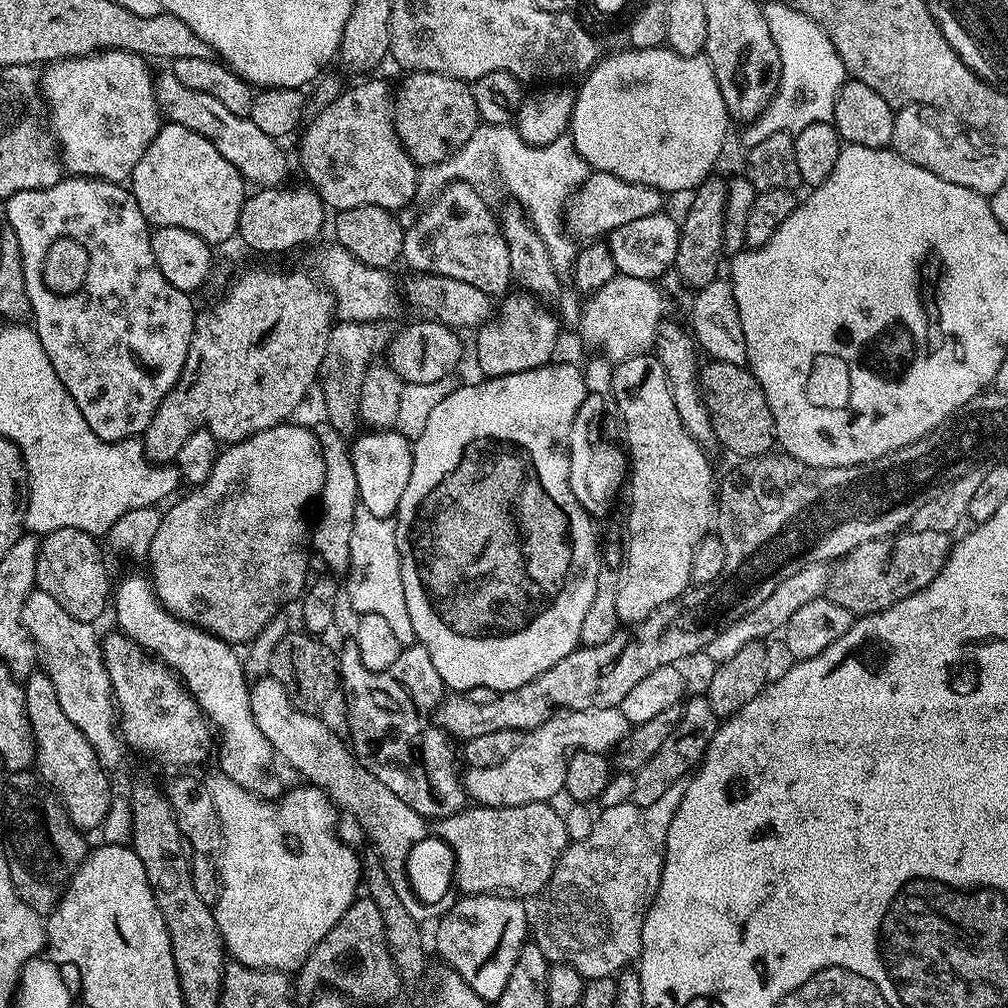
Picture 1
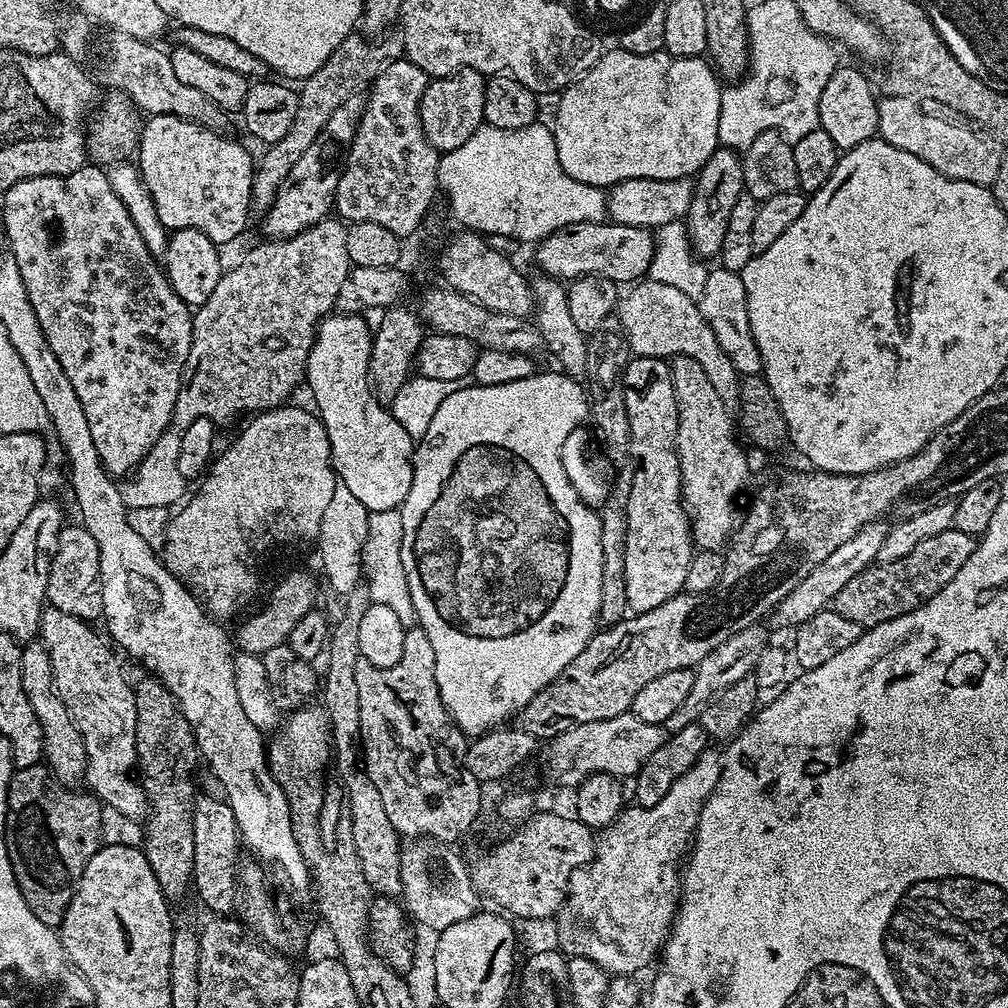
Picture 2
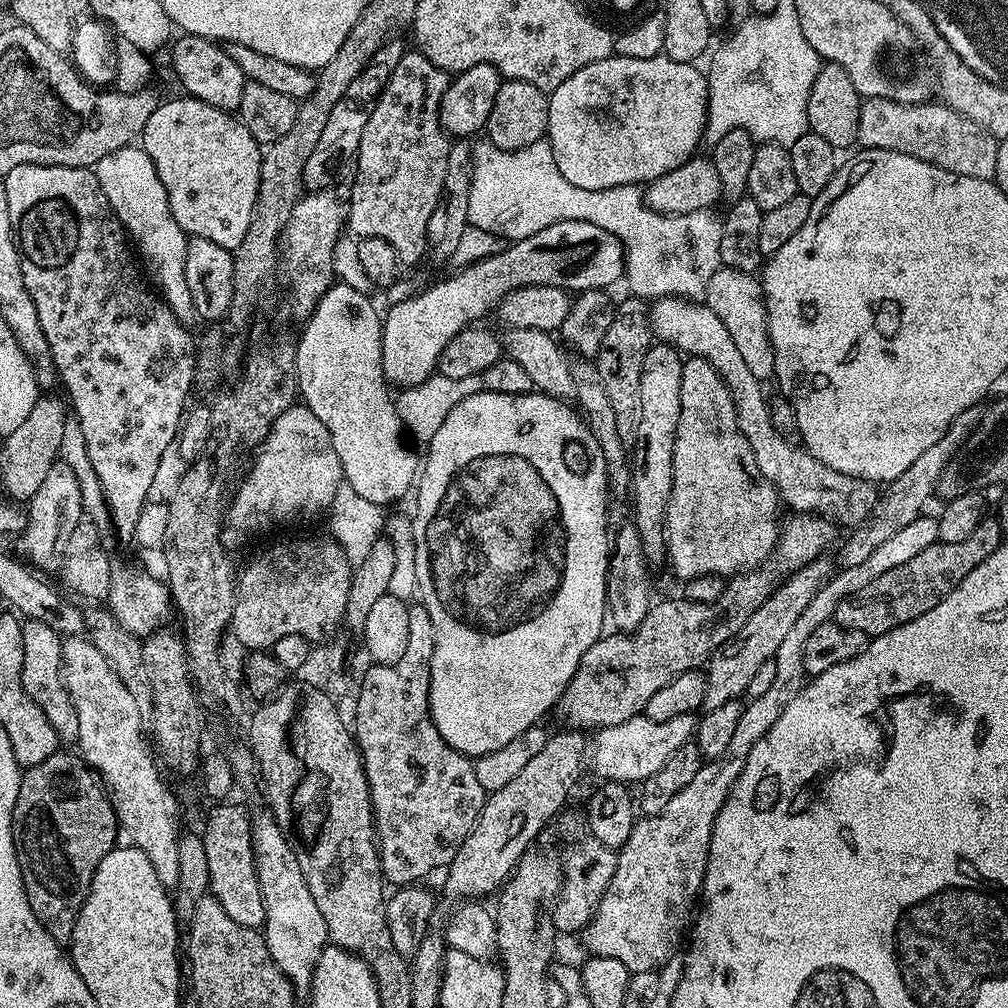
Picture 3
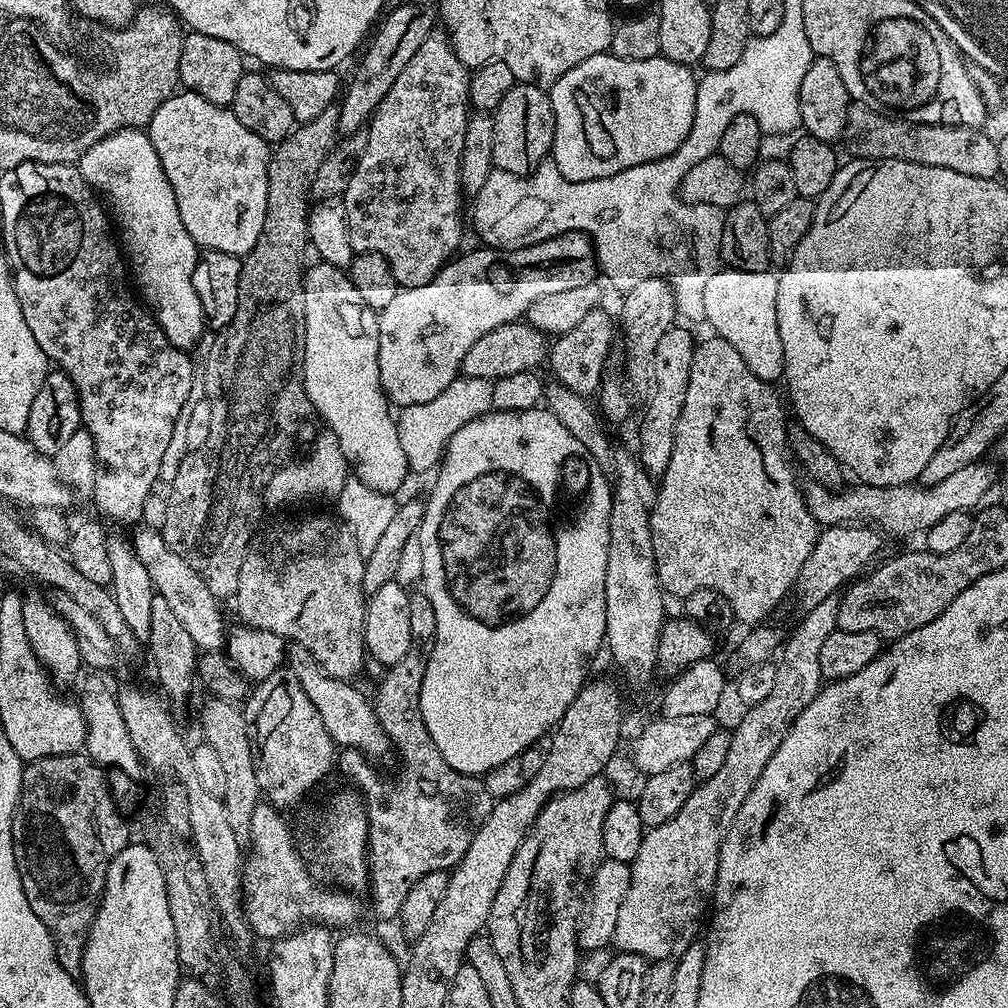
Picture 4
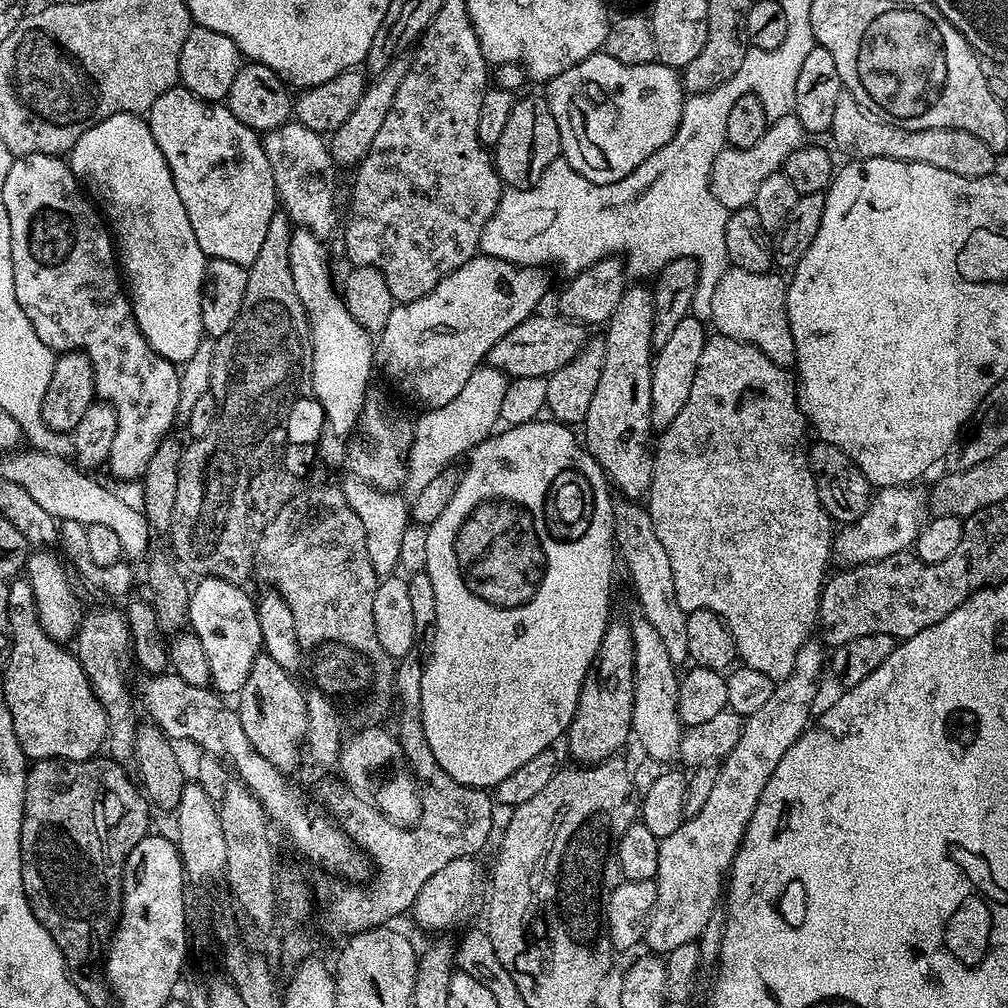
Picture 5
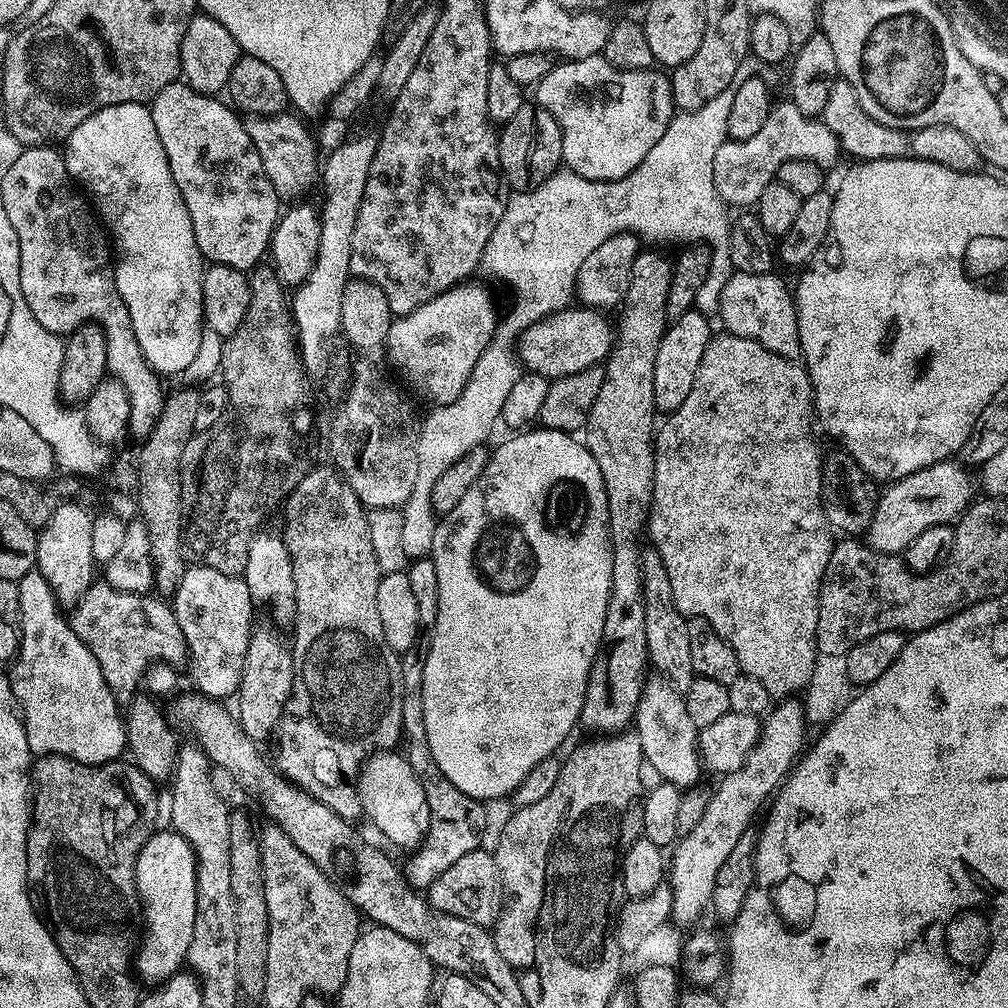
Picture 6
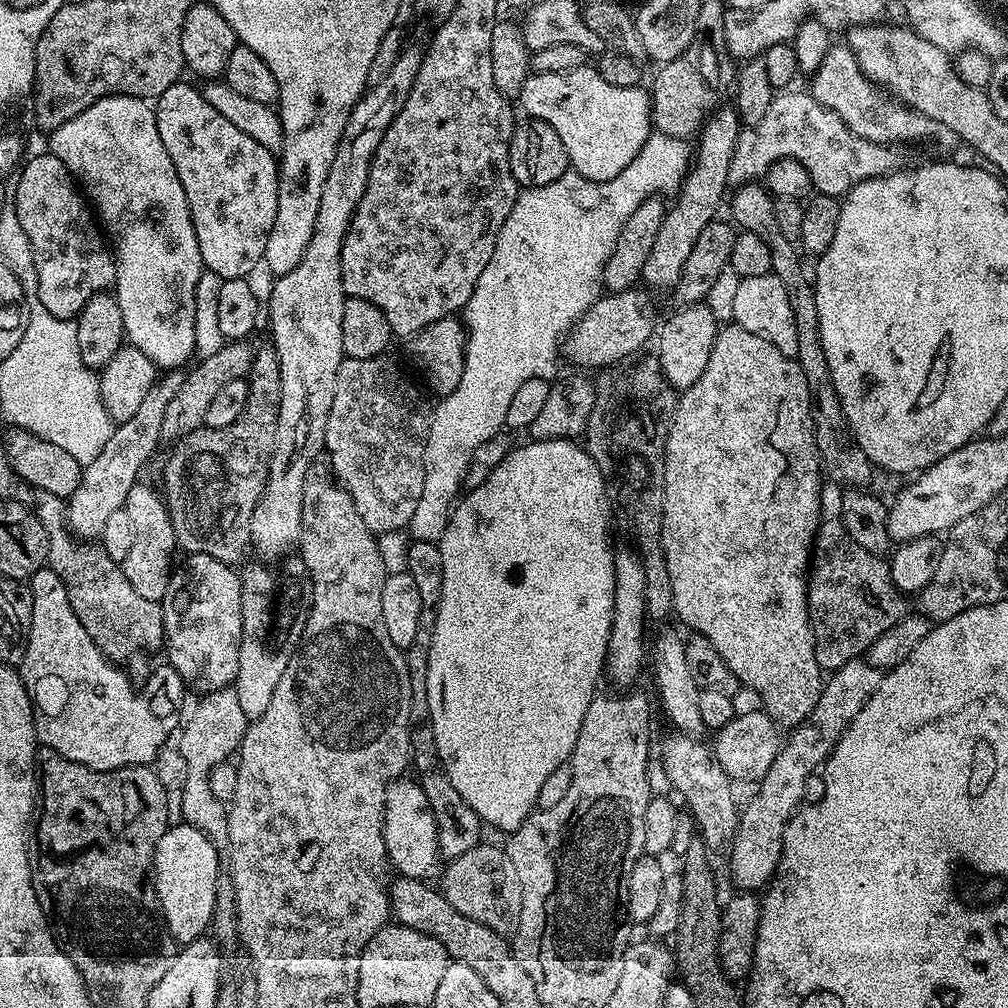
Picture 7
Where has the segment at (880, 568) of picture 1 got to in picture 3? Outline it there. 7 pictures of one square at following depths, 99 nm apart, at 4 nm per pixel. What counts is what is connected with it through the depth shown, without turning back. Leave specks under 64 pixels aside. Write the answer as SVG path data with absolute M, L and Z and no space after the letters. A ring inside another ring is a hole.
M986 518L966 538L966 542L939 542L926 546L922 554L910 558L910 562L905 562L903 566L897 566L895 570L889 570L882 574L882 578L870 582L870 586L862 586L847 600L843 600L838 606L834 620L835 623L846 626L850 630L862 630L862 634L868 637L881 636L938 606L950 590L974 570L974 566L981 564L999 546L1002 539L1000 521L996 518Z

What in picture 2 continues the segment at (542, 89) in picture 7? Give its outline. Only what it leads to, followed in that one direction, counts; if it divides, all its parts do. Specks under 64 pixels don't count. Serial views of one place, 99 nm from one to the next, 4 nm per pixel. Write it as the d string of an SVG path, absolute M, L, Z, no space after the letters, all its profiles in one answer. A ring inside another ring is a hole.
M605 51L592 69L559 93L554 135L562 170L578 182L605 190L630 178L695 177L722 140L718 134L722 84L713 65L699 56L682 58L665 51L654 54L615 51Z

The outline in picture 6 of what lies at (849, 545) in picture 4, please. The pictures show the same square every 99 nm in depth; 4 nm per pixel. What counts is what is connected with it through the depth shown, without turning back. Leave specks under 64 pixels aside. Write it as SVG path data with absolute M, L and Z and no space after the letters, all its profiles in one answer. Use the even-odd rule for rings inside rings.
M943 460L929 468L918 470L906 478L889 483L879 493L876 513L866 533L866 543L875 552L903 553L905 548L930 526L951 525L963 516L973 503L972 476L963 463Z

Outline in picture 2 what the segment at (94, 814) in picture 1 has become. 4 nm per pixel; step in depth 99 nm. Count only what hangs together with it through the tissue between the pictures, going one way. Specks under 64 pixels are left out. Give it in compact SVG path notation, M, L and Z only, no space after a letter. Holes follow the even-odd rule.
M28 642L23 645L20 657L22 658L22 690L26 690L26 698L30 700L30 705L34 706L34 714L38 714L38 722L41 723L42 730L44 731L43 763L47 765L52 775L60 783L69 786L75 785L75 780L78 780L78 782L84 780L84 771L88 768L88 755L86 754L86 746L82 742L82 734L78 730L70 710L66 710L62 698L56 693L50 654L44 649L43 643Z

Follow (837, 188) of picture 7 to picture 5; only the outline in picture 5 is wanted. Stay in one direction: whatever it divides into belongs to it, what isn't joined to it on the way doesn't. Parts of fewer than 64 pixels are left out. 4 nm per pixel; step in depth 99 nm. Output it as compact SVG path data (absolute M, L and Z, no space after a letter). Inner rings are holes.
M789 114L771 121L766 134L762 134L762 138L754 142L754 146L725 146L718 154L718 158L714 158L712 167L710 187L714 198L718 198L718 202L722 202L722 206L729 210L749 207L754 194L758 194L758 186L762 186L762 182L770 174L781 171L786 158L790 158L790 154L794 154L794 150L801 148L804 143L806 133L802 122L798 122L794 114Z

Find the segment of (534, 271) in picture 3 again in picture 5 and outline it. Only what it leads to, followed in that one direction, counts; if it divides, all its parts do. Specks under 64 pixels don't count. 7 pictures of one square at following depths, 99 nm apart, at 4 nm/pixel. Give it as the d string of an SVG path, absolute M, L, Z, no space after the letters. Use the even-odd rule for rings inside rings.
M477 254L471 260L467 260L462 266L458 266L458 270L451 272L446 278L442 278L442 282L438 282L438 286L434 286L434 290L430 290L430 294L426 294L422 298L418 298L409 304L397 303L393 307L390 318L386 318L386 326L378 333L378 339L374 344L374 364L377 369L384 371L384 376L388 380L392 380L392 384L404 396L409 396L416 404L421 404L421 409L441 408L446 406L446 402L454 402L454 398L458 398L458 393L462 391L462 386L466 386L470 374L474 374L476 368L481 367L487 361L488 352L492 348L494 342L498 342L498 338L502 338L510 330L514 330L514 326L518 326L527 316L533 315L537 311L536 308L540 304L540 299L548 292L548 276L543 267L540 266L521 266L512 264L508 260L499 260L493 256L485 256Z

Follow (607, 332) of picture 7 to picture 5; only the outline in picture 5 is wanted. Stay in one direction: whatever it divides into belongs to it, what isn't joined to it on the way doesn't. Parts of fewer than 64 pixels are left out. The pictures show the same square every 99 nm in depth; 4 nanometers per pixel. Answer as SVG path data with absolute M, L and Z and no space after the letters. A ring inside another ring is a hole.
M559 314L540 315L527 316L521 324L514 326L514 330L498 338L498 342L494 342L488 352L487 363L509 378L547 378L554 374L554 370L566 366L566 362L574 359L586 343L585 325L575 320L566 320Z

